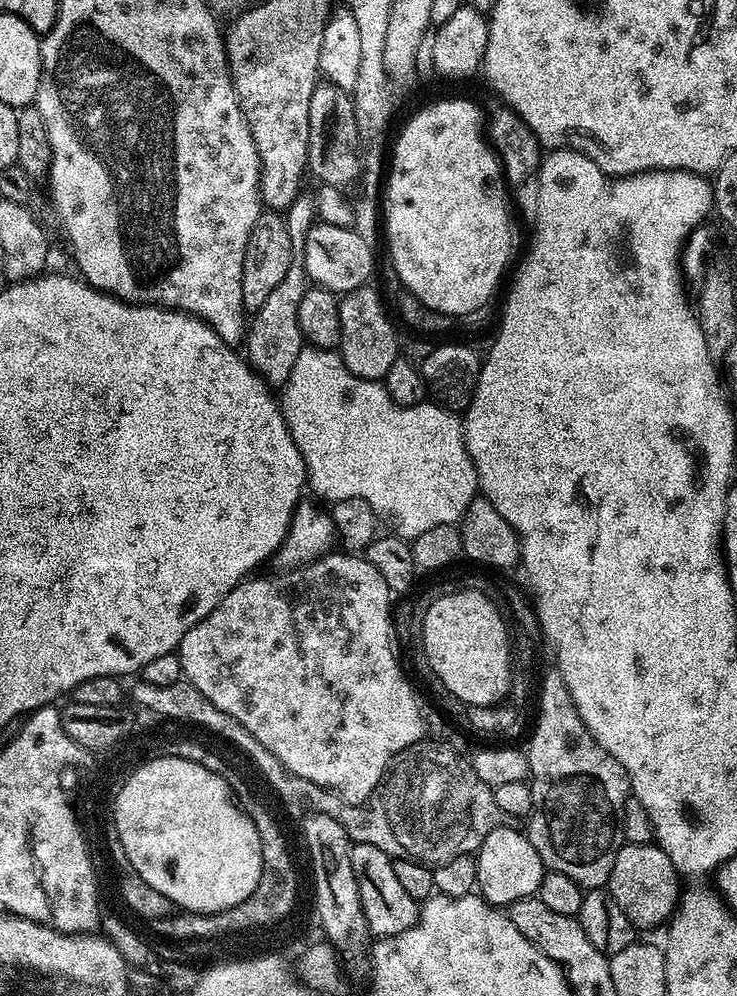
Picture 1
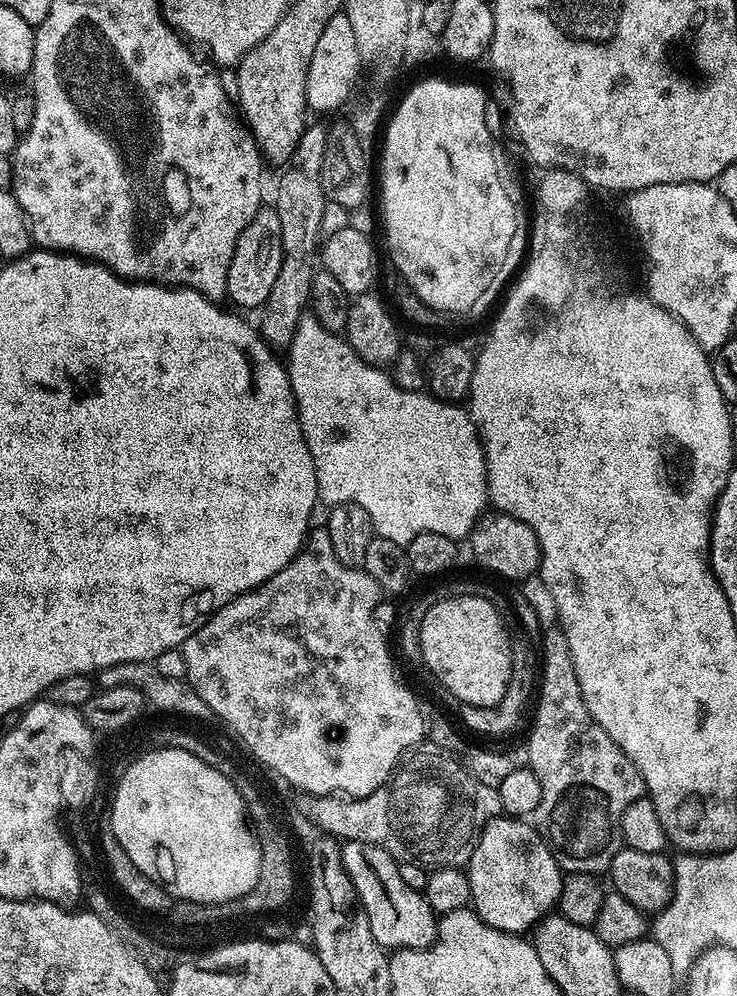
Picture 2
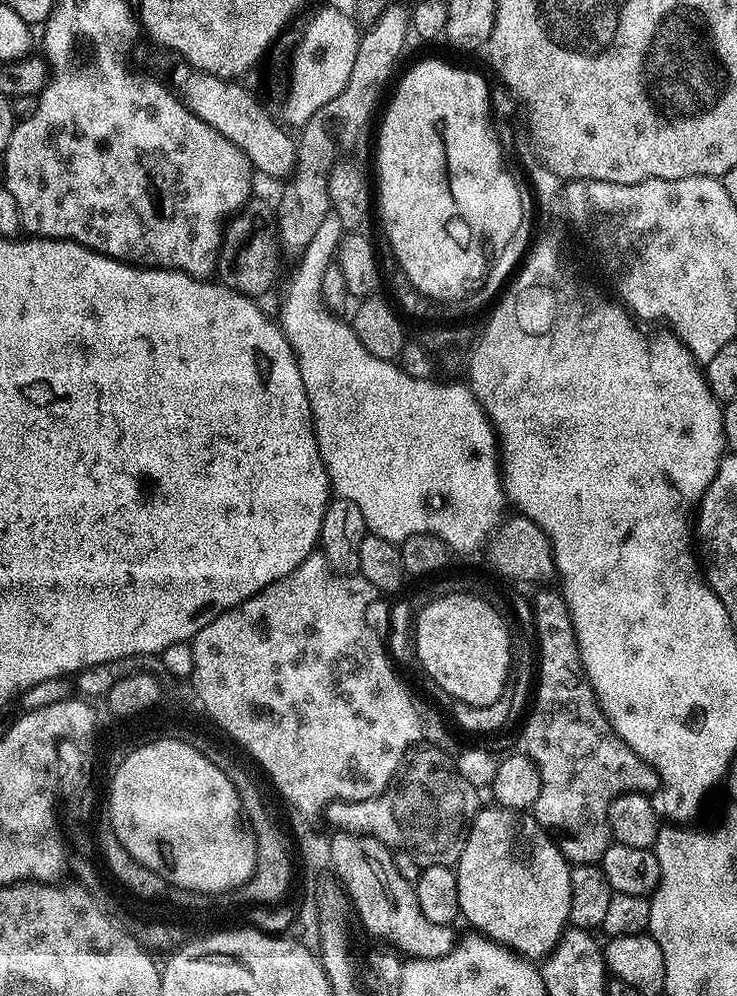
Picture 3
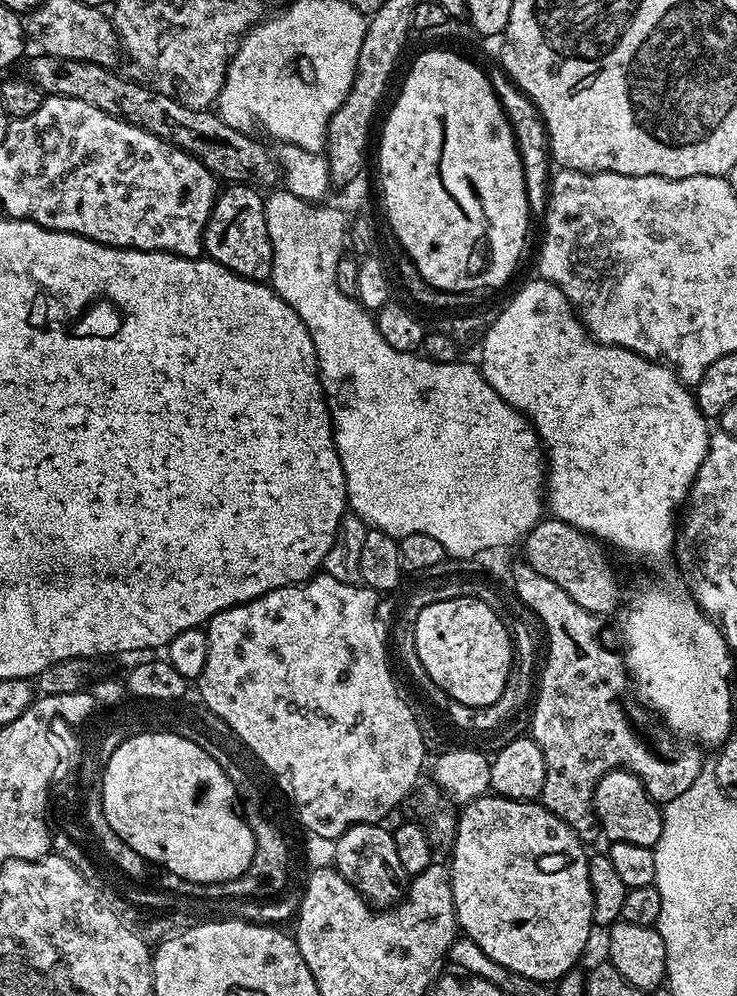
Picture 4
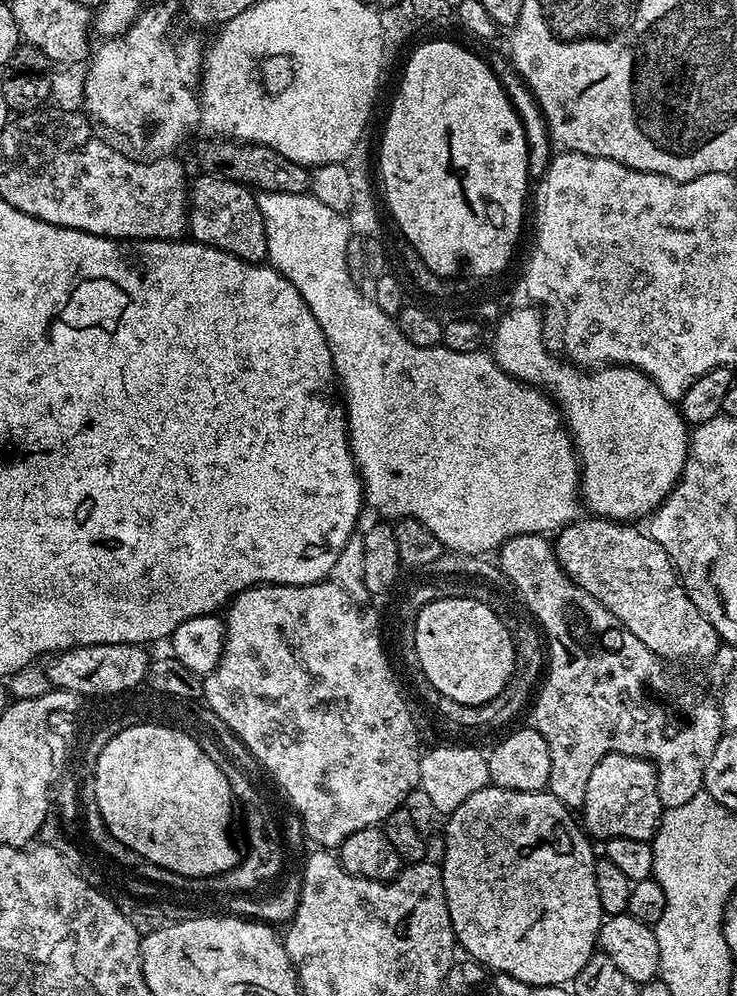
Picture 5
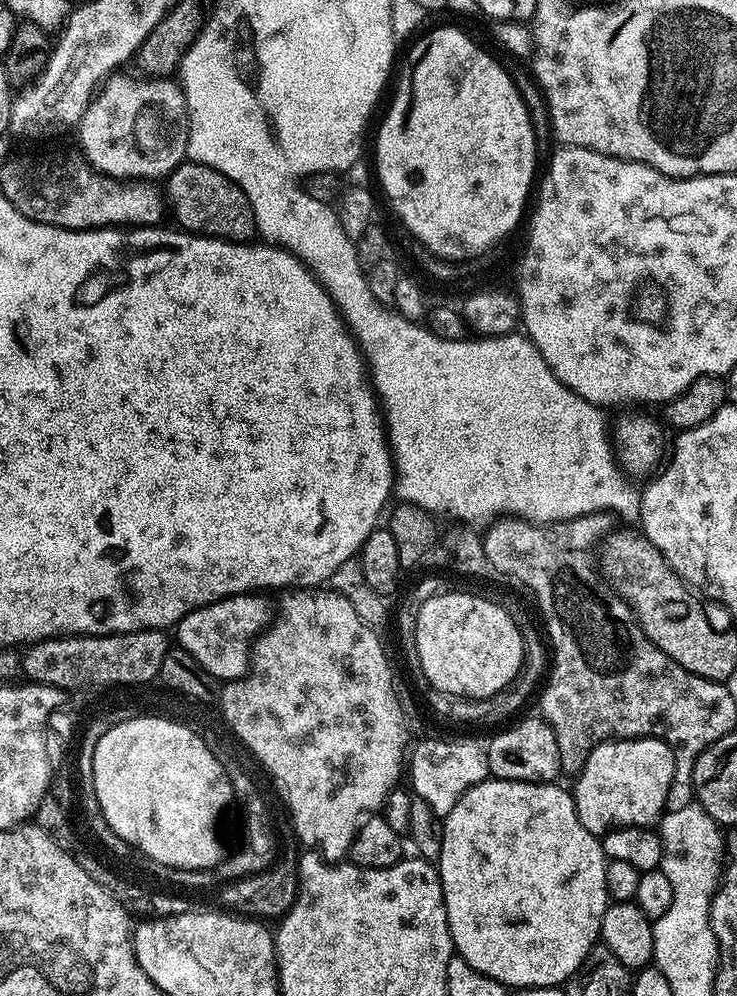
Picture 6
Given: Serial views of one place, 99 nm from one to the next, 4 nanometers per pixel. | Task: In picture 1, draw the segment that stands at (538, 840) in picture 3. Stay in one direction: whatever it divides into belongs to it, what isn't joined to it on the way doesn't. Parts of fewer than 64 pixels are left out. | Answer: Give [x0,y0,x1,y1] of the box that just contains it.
[475,826,546,906]

